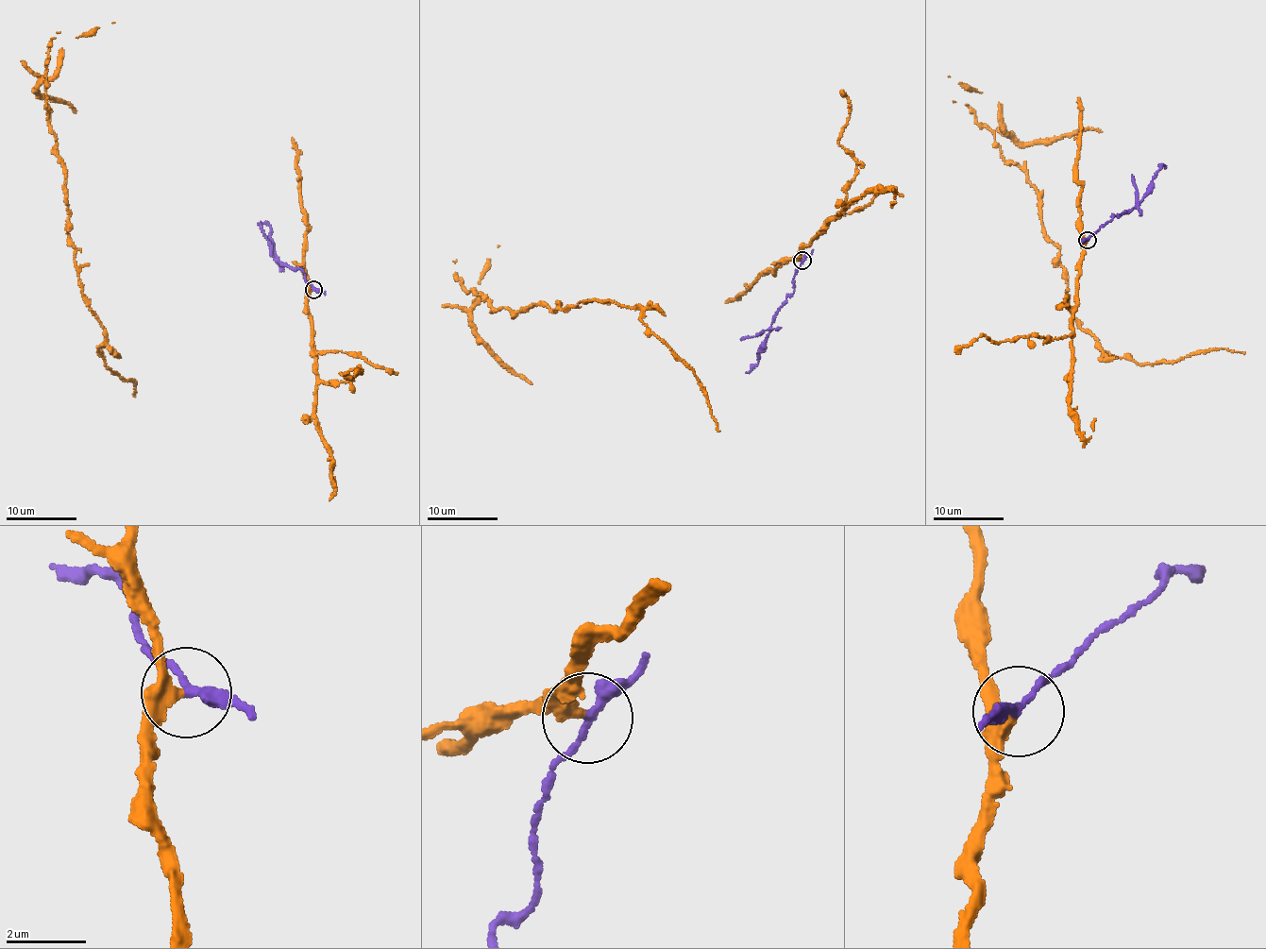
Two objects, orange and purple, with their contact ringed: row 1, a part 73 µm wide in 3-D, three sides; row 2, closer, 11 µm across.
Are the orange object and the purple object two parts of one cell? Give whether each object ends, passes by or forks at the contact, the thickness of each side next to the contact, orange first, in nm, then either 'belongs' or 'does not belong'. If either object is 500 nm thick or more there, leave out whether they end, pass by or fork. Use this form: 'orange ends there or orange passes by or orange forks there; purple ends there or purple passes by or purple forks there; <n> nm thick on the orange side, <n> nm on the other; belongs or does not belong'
orange passes by; purple passes by; 300 nm thick on the orange side, 240 nm on the other; does not belong

